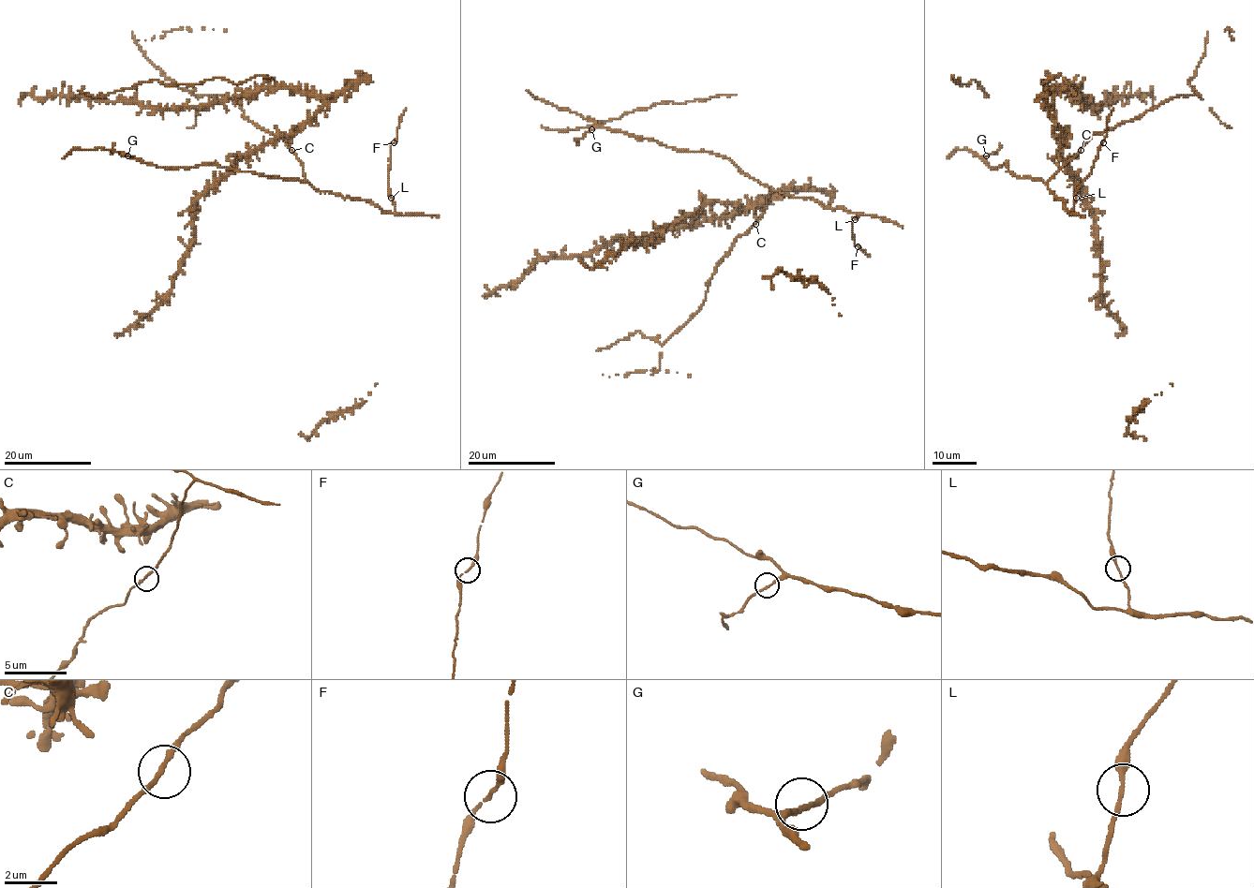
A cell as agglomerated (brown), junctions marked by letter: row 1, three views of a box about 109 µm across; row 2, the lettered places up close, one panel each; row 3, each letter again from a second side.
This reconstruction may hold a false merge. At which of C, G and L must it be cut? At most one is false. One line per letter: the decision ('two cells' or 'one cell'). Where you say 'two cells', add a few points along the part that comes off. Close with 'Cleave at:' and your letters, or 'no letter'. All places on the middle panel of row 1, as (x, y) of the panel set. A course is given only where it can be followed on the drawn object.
C: one cell
G: one cell
L: one cell
Cleave at: no letter

